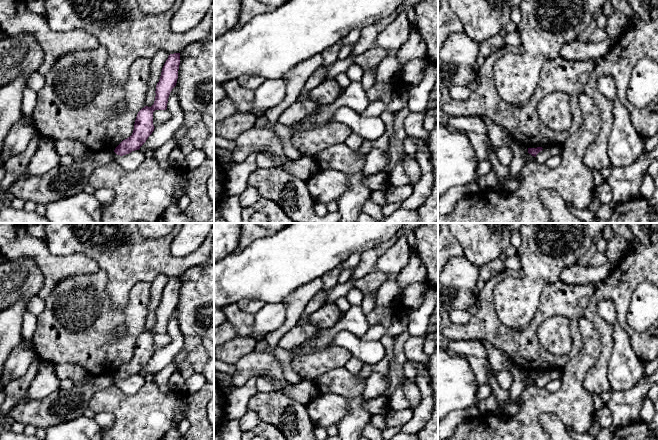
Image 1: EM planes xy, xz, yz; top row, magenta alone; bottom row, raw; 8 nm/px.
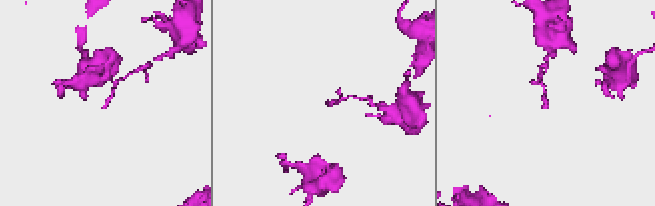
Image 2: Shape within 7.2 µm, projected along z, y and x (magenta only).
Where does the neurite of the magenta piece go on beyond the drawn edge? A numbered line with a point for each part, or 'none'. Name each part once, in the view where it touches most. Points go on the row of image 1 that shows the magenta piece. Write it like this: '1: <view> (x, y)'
none

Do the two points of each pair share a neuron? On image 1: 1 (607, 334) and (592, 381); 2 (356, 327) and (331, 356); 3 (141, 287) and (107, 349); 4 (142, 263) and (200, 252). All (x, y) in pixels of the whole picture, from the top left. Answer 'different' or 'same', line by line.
1: same
2: different
3: same
4: same

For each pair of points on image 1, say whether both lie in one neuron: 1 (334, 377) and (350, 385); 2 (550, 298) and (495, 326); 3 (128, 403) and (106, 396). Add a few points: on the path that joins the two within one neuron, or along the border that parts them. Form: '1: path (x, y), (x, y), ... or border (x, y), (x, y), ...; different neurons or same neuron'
1: path (338, 381), (346, 384); same neuron
2: path (542, 314), (524, 335), (511, 335); same neuron
3: path (123, 403), (118, 403), (111, 399); same neuron

